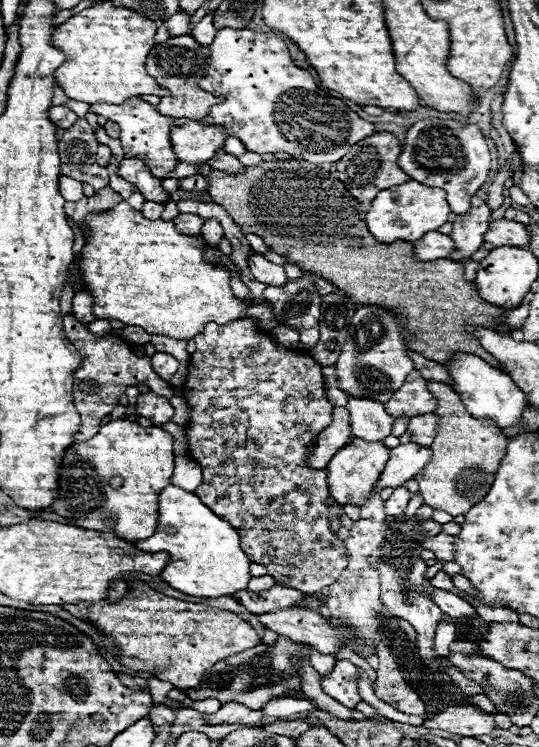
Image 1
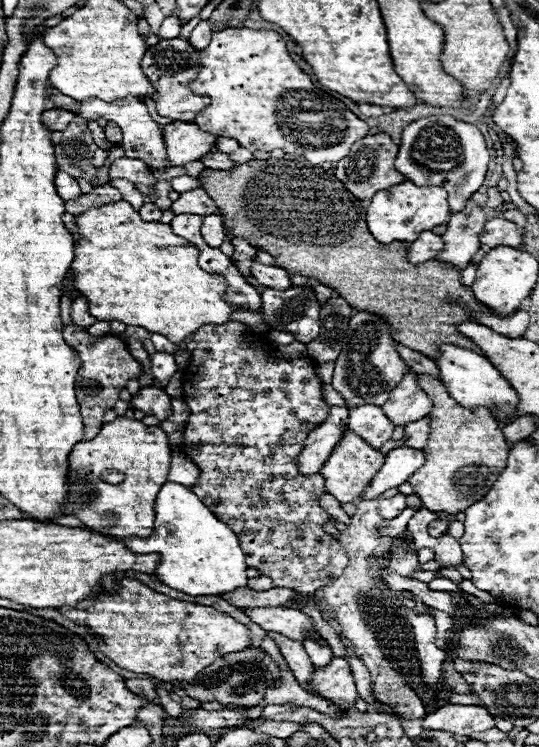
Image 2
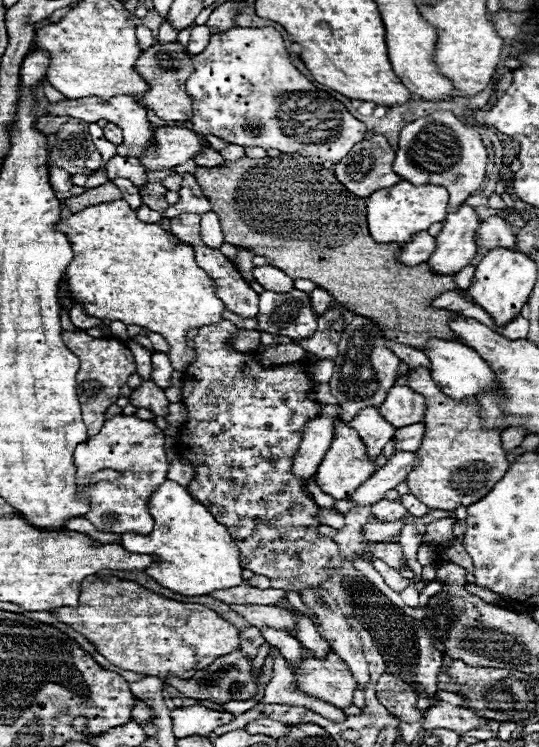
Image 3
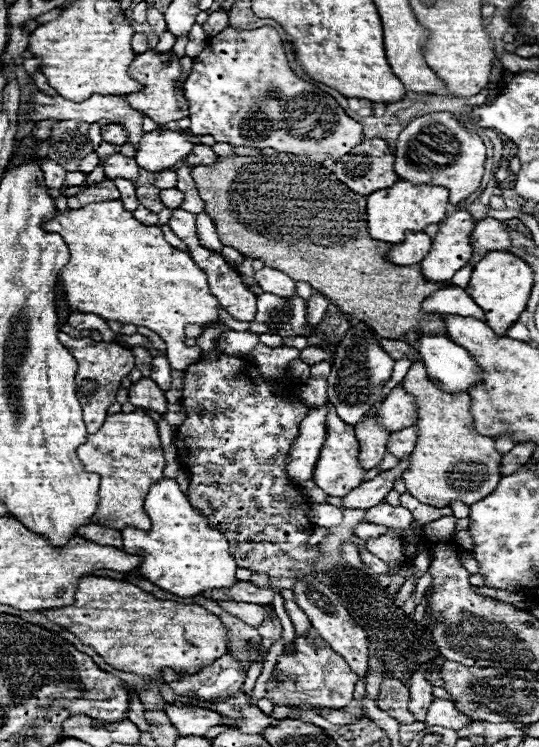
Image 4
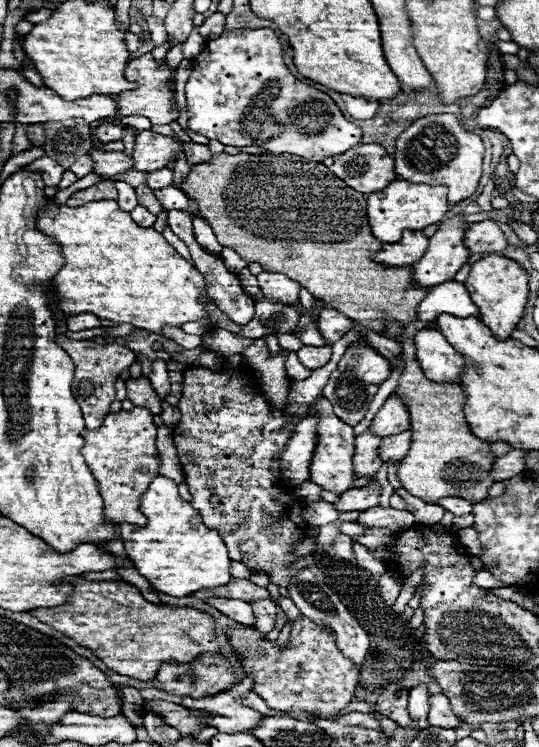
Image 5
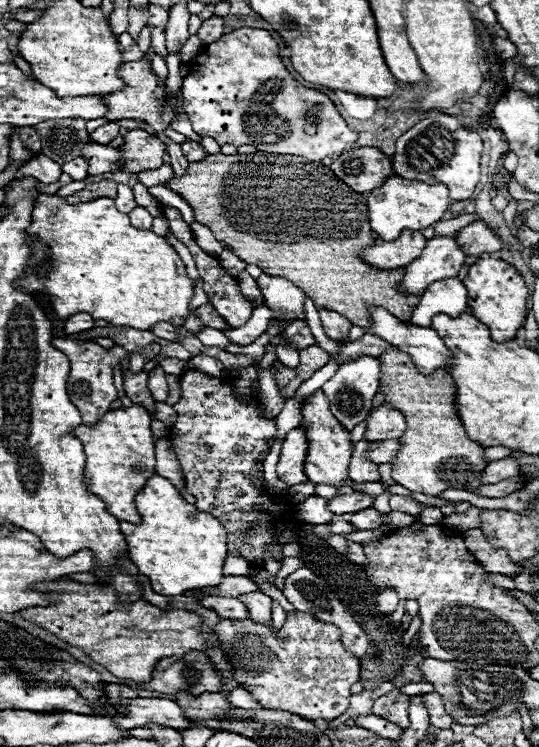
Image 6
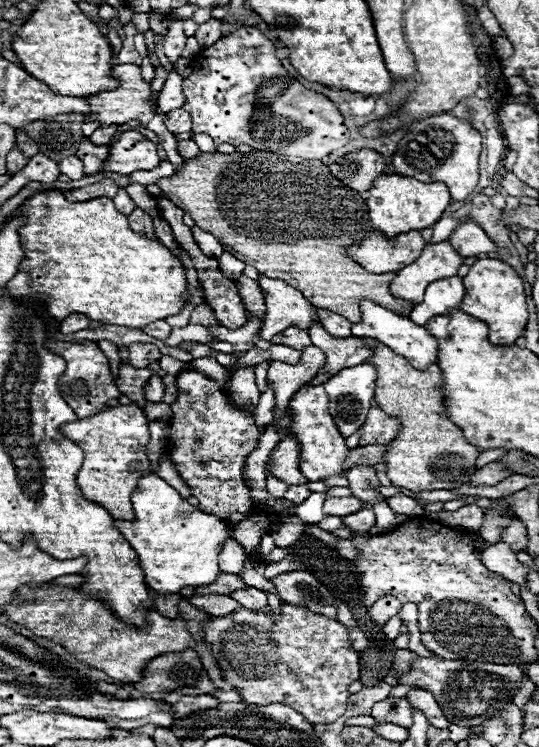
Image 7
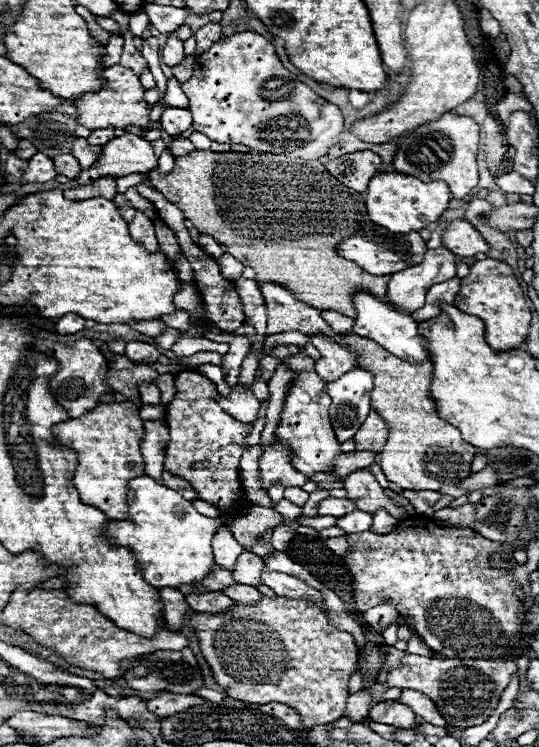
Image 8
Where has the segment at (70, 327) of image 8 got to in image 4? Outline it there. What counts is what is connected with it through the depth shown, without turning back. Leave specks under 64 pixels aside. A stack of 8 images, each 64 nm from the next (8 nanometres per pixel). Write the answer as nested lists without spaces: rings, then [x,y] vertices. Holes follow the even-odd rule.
[[[72,312],[68,316],[68,322],[70,322],[70,326],[74,326],[78,330],[98,330],[102,334],[104,342],[114,342],[116,340],[116,334],[108,328],[106,320],[100,320],[98,316],[82,314],[82,312]]]

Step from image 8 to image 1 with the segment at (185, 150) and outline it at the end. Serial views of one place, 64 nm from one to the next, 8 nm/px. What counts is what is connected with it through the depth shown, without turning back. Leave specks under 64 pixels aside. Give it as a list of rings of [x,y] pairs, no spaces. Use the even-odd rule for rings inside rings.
[[[224,154],[224,156],[214,156],[210,162],[208,162],[214,170],[224,170],[224,172],[230,172],[230,174],[238,174],[240,170],[244,170],[244,164],[240,164],[236,158]]]

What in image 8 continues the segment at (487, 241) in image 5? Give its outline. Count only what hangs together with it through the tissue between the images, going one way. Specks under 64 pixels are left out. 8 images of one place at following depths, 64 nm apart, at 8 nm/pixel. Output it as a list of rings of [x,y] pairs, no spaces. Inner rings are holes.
[[[452,220],[444,230],[442,244],[458,256],[476,256],[478,252],[490,250],[480,232],[466,220]]]

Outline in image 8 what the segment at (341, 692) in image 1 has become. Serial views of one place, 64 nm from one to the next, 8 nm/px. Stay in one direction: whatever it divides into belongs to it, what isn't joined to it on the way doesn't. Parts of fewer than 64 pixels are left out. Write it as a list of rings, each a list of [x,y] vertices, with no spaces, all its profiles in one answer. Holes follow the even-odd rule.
[[[262,596],[260,604],[252,604],[248,606],[248,612],[250,616],[218,616],[218,614],[206,614],[206,612],[196,612],[190,620],[190,626],[196,630],[196,636],[200,640],[200,648],[202,648],[202,654],[204,658],[208,660],[212,672],[214,672],[214,678],[220,686],[226,688],[228,696],[234,698],[234,700],[242,700],[242,702],[248,702],[248,704],[270,704],[270,702],[280,702],[280,704],[286,704],[286,706],[292,706],[300,716],[302,716],[302,724],[306,728],[312,728],[316,724],[332,724],[334,720],[338,720],[342,714],[344,714],[344,708],[346,708],[346,700],[348,700],[348,680],[350,676],[356,672],[356,664],[358,664],[358,648],[354,644],[354,638],[352,634],[344,632],[344,630],[338,630],[326,616],[326,612],[322,612],[316,604],[310,604],[306,600],[288,600],[288,598],[274,598],[270,600],[268,596]]]

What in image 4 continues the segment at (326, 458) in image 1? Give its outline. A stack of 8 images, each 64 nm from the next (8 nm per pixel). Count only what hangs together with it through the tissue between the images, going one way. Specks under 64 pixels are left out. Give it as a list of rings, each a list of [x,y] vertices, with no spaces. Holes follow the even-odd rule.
[[[312,408],[310,414],[300,424],[300,436],[294,440],[294,446],[288,454],[288,476],[296,482],[306,482],[312,478],[320,450],[326,442],[326,414],[328,408]]]

